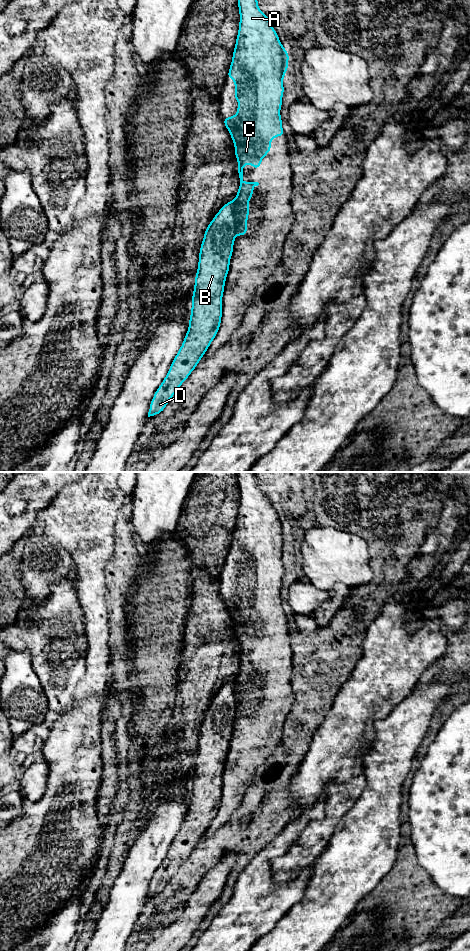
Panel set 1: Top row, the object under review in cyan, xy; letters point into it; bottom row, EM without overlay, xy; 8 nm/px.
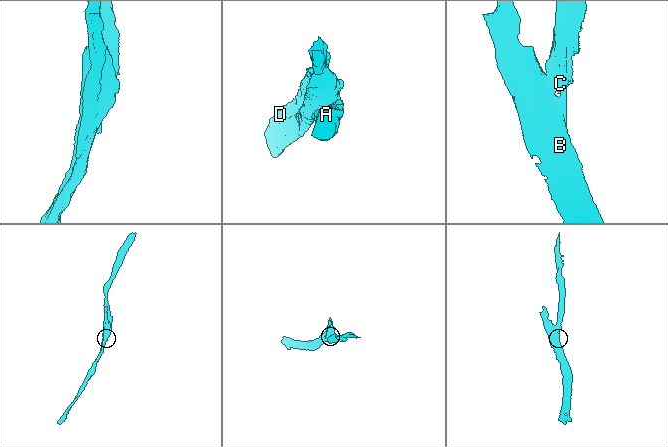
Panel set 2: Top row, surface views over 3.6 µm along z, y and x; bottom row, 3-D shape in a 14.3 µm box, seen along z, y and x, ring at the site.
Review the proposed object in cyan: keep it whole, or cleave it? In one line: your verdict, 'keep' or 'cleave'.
cleave

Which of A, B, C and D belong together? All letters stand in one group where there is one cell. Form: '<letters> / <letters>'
A C / B D

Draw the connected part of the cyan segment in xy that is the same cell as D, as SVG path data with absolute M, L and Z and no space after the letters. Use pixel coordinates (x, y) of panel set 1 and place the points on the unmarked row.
M235 679L226 683L206 707L189 807L166 857L150 883L148 897L161 893L182 863L196 848L216 817L222 798L222 777L236 714Z

